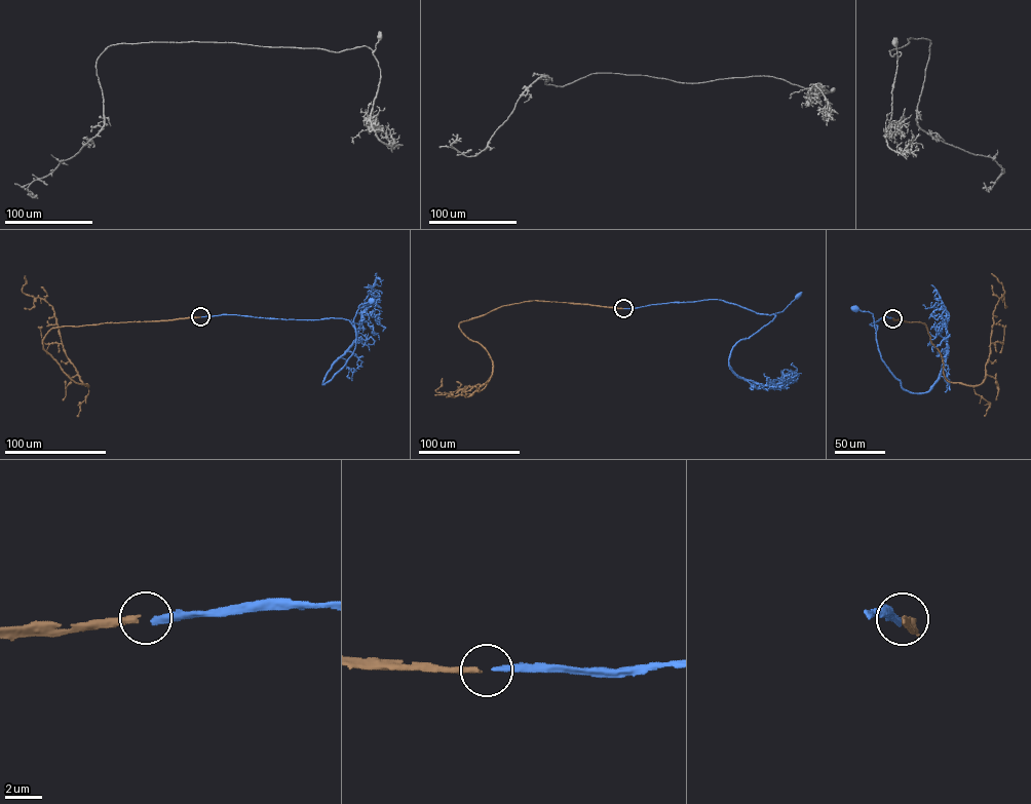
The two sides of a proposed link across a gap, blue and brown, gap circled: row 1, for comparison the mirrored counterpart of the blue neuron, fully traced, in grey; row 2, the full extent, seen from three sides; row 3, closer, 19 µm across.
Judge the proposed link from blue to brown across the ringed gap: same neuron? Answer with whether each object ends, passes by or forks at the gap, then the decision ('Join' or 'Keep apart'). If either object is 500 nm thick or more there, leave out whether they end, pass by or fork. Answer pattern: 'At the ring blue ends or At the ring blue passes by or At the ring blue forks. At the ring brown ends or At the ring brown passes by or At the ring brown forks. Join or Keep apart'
At the ring blue ends. At the ring brown ends. Join

